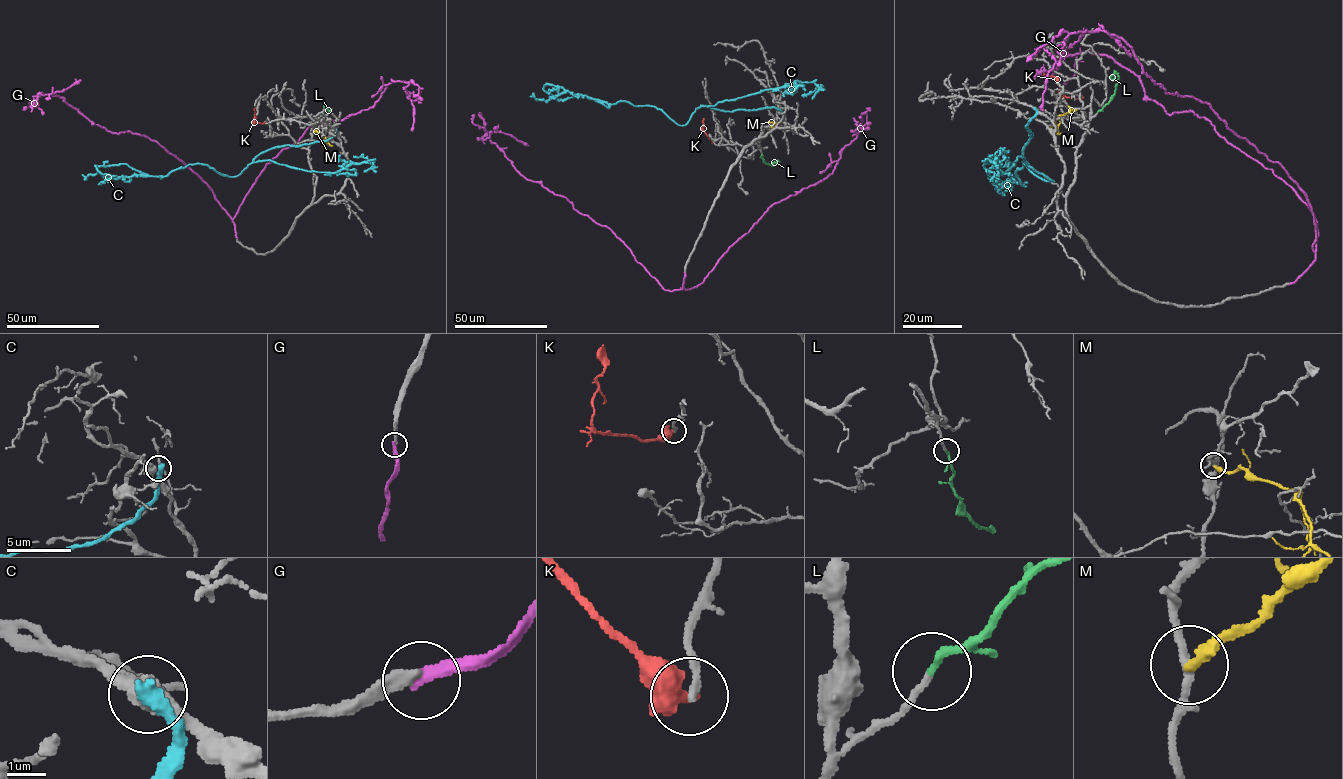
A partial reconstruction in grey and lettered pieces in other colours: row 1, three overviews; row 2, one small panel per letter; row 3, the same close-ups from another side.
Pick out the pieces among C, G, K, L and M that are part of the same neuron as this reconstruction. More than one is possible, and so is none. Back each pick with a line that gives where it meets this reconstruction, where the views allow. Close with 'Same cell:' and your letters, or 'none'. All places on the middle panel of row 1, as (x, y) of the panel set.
L: (761, 152)
Same cell: L

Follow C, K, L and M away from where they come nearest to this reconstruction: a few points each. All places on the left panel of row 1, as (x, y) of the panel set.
C: (335, 130), (327, 140), (262, 152), (232, 177), (198, 163), (165, 176), (109, 179), (96, 173), (85, 179)
K: (266, 122), (255, 122), (255, 107)
L: (313, 132), (324, 107), (329, 112), (332, 109)
M: (312, 130), (324, 134), (332, 146)

